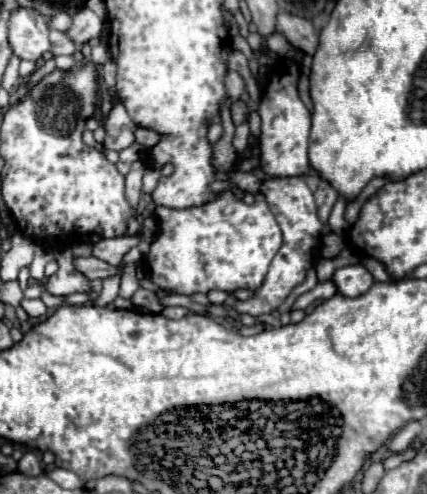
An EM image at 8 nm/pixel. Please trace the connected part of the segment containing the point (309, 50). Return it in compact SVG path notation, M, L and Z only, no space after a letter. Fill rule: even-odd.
M279 12L275 30L279 34L283 34L301 52L305 52L309 56L315 54L319 34L317 34L313 22L307 22L305 18L295 18L293 14L287 14L287 12Z

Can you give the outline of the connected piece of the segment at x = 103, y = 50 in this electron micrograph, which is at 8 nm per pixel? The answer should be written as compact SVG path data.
M103 41L99 46L95 46L95 49L92 49L91 56L95 64L103 65L109 61L111 59L111 54L107 43Z

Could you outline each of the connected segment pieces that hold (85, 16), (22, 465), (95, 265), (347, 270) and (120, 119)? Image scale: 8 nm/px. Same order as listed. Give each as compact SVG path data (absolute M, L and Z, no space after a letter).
M83 8L73 16L73 24L65 34L71 42L85 44L85 42L97 38L101 34L101 30L103 30L103 26L101 26L99 16L95 12L91 12L89 8Z
M27 452L21 460L19 460L19 468L23 474L31 474L31 476L39 476L41 474L41 460L35 452Z
M77 256L77 258L73 258L73 264L89 280L95 280L95 278L105 280L107 276L113 276L117 272L117 266L111 266L111 264L99 260L99 258L93 258L93 256Z
M355 264L355 266L339 268L333 274L333 282L339 286L339 294L353 298L353 296L365 294L375 280L373 280L373 276L369 274L369 270L365 266Z
M117 102L105 122L103 146L109 150L115 150L115 152L121 152L121 150L129 148L131 144L135 144L135 130L137 130L137 124L129 118L129 114L121 106L121 102Z

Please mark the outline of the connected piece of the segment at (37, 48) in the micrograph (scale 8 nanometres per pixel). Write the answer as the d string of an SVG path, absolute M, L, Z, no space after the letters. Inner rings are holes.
M17 8L11 14L7 28L15 56L23 60L39 60L45 52L51 50L49 32L38 9Z

